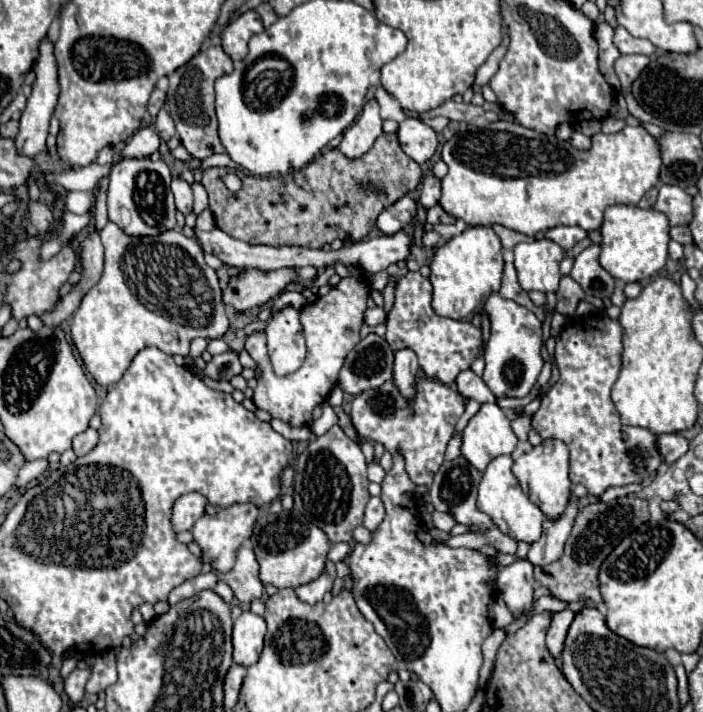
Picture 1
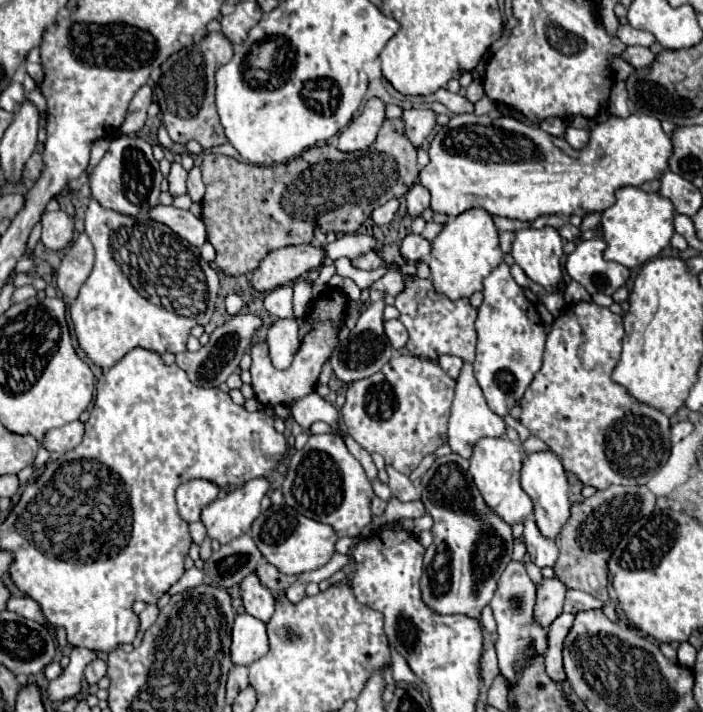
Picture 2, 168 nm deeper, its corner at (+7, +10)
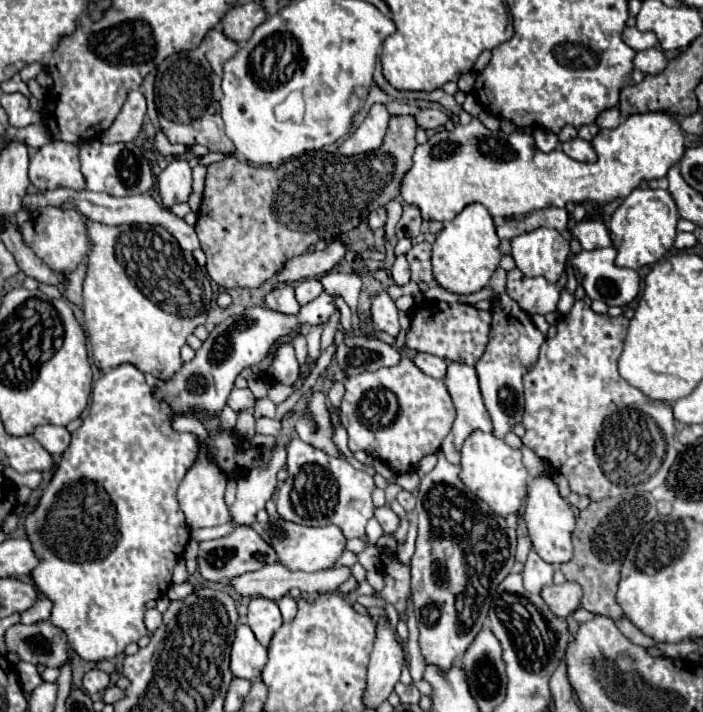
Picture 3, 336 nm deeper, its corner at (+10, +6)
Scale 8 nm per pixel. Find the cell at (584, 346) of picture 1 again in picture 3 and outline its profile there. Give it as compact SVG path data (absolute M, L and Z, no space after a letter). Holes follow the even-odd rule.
M575 301L571 313L561 317L557 325L557 335L541 345L537 363L523 377L523 427L527 429L523 445L533 449L555 471L565 475L573 493L587 495L591 501L617 497L621 493L653 491L665 481L669 467L677 457L675 419L671 411L673 405L669 401L653 401L651 431L651 399L637 387L621 379L621 375L617 373L617 361L623 351L627 329L629 319L625 315L597 315L583 301Z

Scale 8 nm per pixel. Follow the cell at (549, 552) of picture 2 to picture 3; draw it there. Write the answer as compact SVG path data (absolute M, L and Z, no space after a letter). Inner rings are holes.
M531 551L525 563L523 579L525 579L525 589L529 593L541 593L543 587L553 583L553 565L541 561L541 557L537 557L537 553Z

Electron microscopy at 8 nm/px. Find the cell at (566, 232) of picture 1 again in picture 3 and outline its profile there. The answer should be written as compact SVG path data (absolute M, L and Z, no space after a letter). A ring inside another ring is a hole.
M595 219L579 221L573 227L573 235L579 239L579 243L581 243L581 247L585 251L593 251L593 249L601 249L601 247L609 247L611 245L609 229L605 227L605 223L595 221Z

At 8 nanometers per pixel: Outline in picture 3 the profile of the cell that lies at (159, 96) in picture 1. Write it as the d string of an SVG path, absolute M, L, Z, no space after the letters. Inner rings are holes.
M129 91L113 125L101 135L103 143L131 143L137 139L145 117L145 97L141 91Z

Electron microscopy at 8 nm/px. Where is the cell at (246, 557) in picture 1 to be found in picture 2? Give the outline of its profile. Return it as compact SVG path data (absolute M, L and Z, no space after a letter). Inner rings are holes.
M256 571L246 575L238 583L238 587L240 587L240 597L244 601L246 613L250 613L256 619L266 623L272 617L272 613L274 613L274 595L272 595L272 591L262 587Z

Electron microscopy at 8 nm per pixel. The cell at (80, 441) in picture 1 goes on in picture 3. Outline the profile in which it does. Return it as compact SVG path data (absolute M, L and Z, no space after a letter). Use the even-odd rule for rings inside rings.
M39 425L33 429L33 437L51 453L51 455L61 455L67 445L69 445L69 431L65 427L57 425Z

